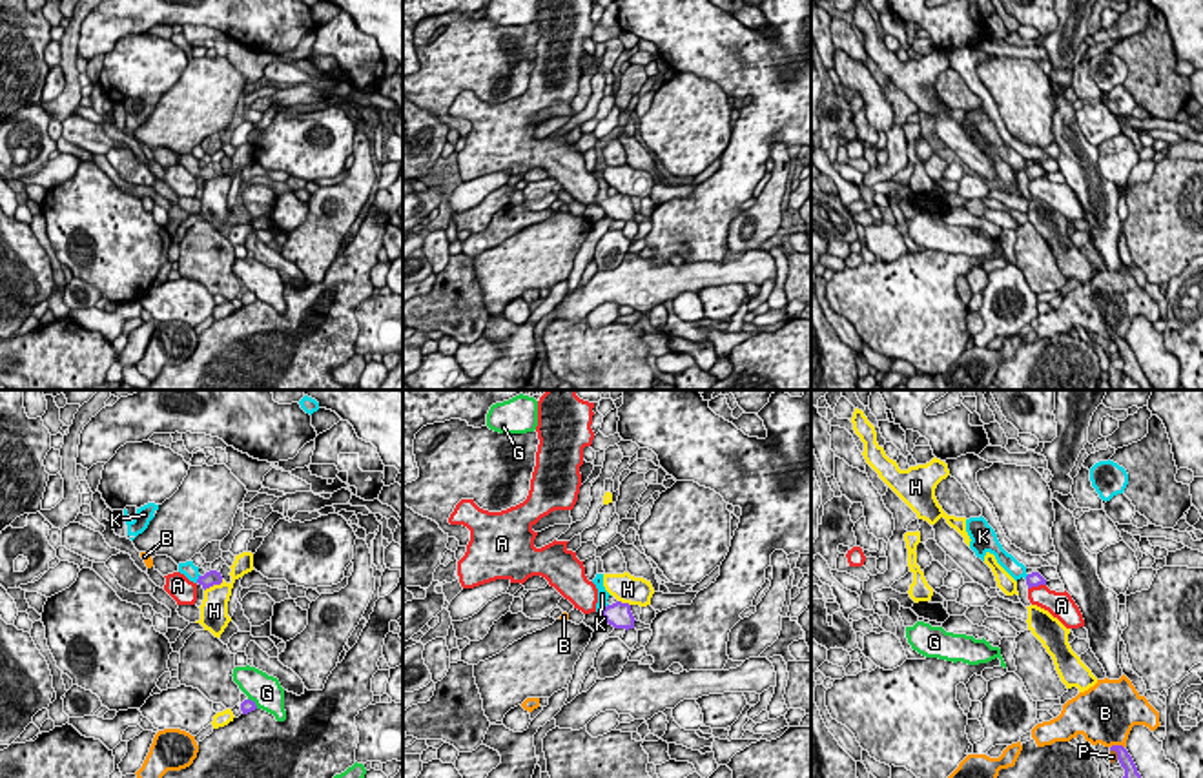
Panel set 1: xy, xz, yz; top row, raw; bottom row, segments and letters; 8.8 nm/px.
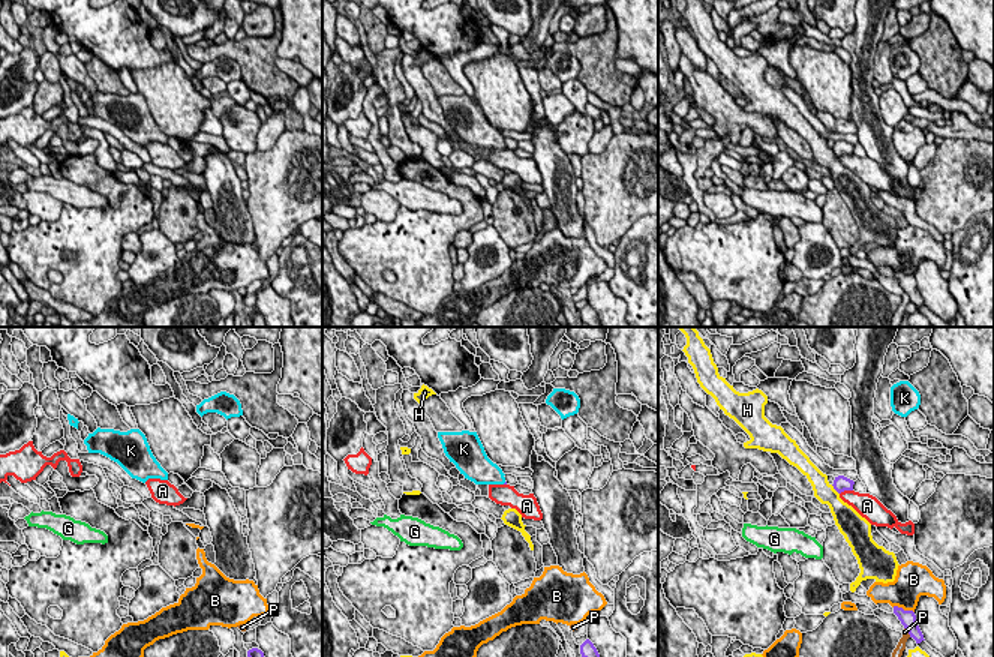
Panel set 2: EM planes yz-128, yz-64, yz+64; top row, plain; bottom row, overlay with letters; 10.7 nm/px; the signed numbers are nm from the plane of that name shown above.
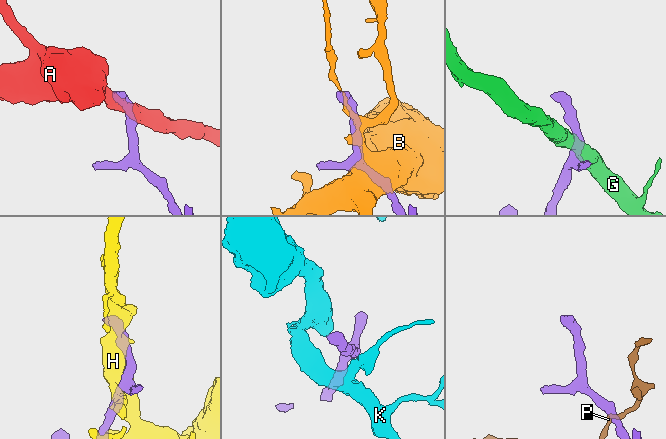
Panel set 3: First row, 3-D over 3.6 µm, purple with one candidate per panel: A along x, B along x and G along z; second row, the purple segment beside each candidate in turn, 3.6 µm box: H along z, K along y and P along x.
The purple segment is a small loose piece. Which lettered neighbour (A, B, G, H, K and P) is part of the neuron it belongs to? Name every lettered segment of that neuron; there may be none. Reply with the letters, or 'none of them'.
K

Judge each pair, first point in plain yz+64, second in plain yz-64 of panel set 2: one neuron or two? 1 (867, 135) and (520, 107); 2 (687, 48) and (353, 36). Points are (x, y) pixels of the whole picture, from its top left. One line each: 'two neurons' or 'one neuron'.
1: two neurons
2: one neuron

